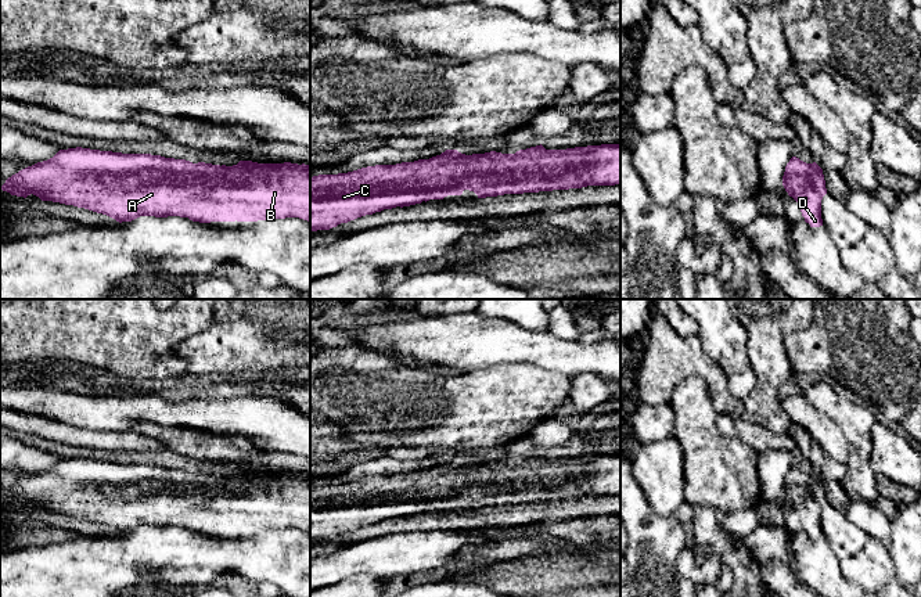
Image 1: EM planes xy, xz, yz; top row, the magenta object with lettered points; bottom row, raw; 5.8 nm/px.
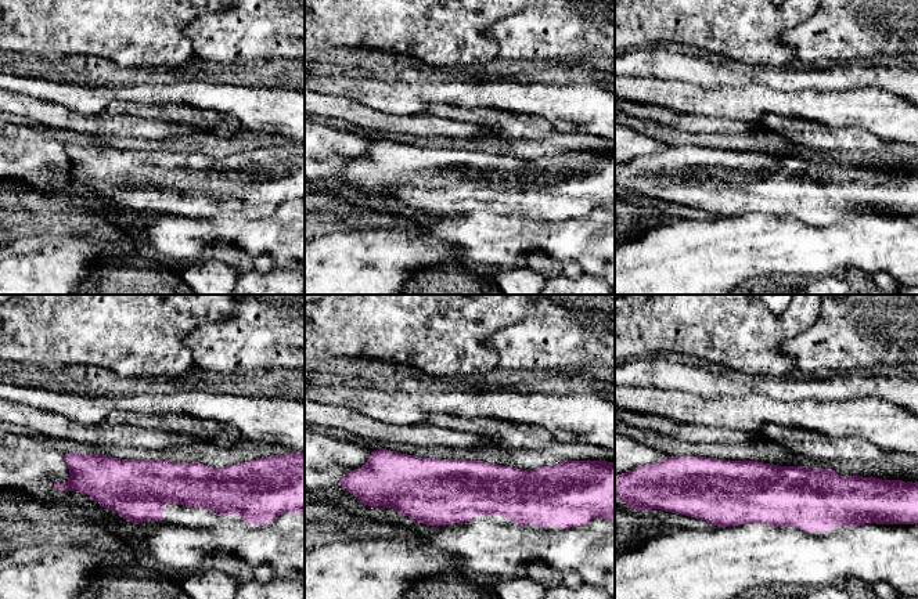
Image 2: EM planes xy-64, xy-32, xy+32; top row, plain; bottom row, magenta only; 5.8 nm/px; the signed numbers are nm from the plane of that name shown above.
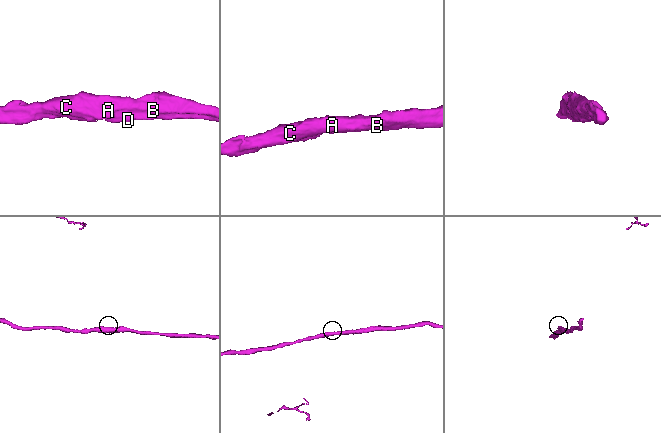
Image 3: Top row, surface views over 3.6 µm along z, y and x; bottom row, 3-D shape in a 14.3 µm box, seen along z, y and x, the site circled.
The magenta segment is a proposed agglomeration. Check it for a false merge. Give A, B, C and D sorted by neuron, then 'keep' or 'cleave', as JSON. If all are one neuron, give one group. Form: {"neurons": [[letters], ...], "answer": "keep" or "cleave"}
{"neurons": [["A", "B", "C", "D"]], "answer": "keep"}

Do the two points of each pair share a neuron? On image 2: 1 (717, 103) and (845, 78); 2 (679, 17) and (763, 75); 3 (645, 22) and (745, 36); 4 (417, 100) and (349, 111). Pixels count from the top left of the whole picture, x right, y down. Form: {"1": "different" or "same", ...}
{"1": "different", "2": "different", "3": "same", "4": "different"}

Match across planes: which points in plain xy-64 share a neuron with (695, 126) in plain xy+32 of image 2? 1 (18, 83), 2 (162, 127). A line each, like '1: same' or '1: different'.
1: different
2: same

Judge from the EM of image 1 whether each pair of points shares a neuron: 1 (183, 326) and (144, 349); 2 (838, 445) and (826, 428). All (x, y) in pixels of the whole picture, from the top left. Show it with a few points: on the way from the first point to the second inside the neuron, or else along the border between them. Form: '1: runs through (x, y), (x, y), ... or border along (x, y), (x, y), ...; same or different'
1: runs through (173, 326), (164, 330), (154, 340); same
2: runs through (834, 441), (826, 432); same

